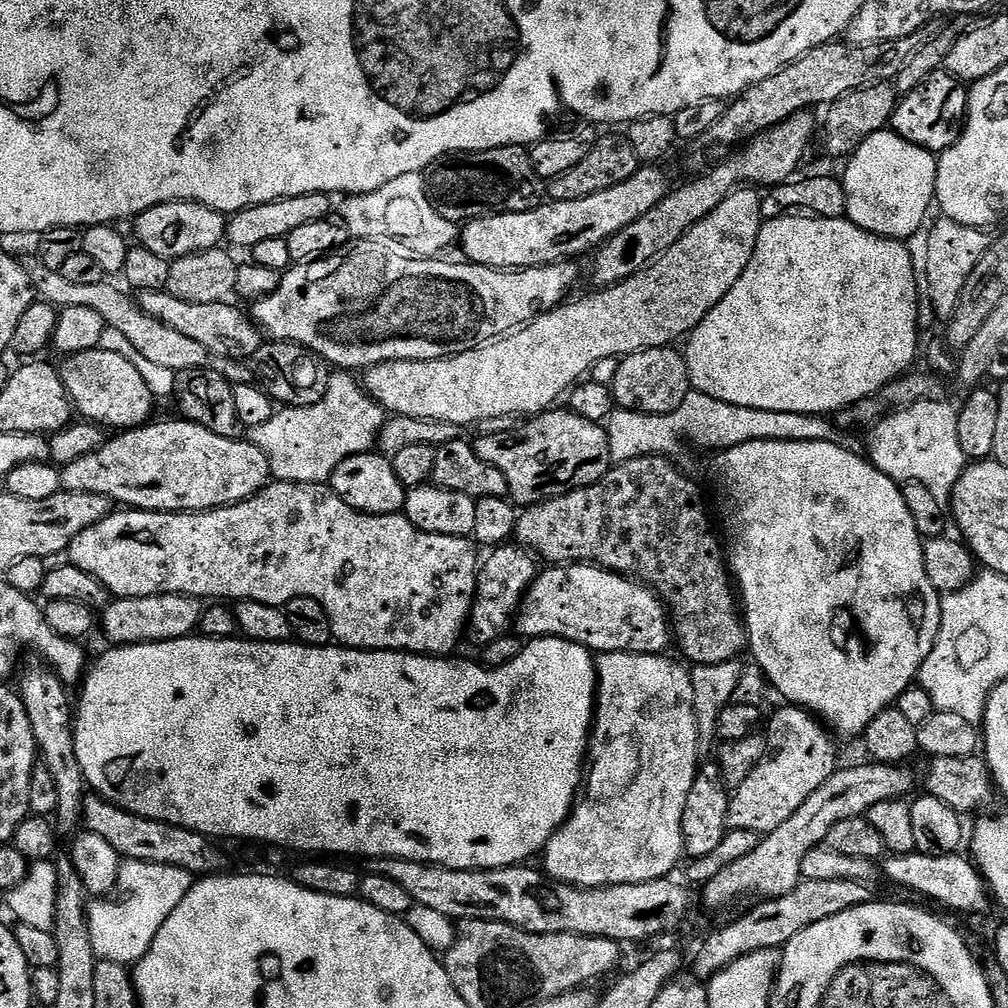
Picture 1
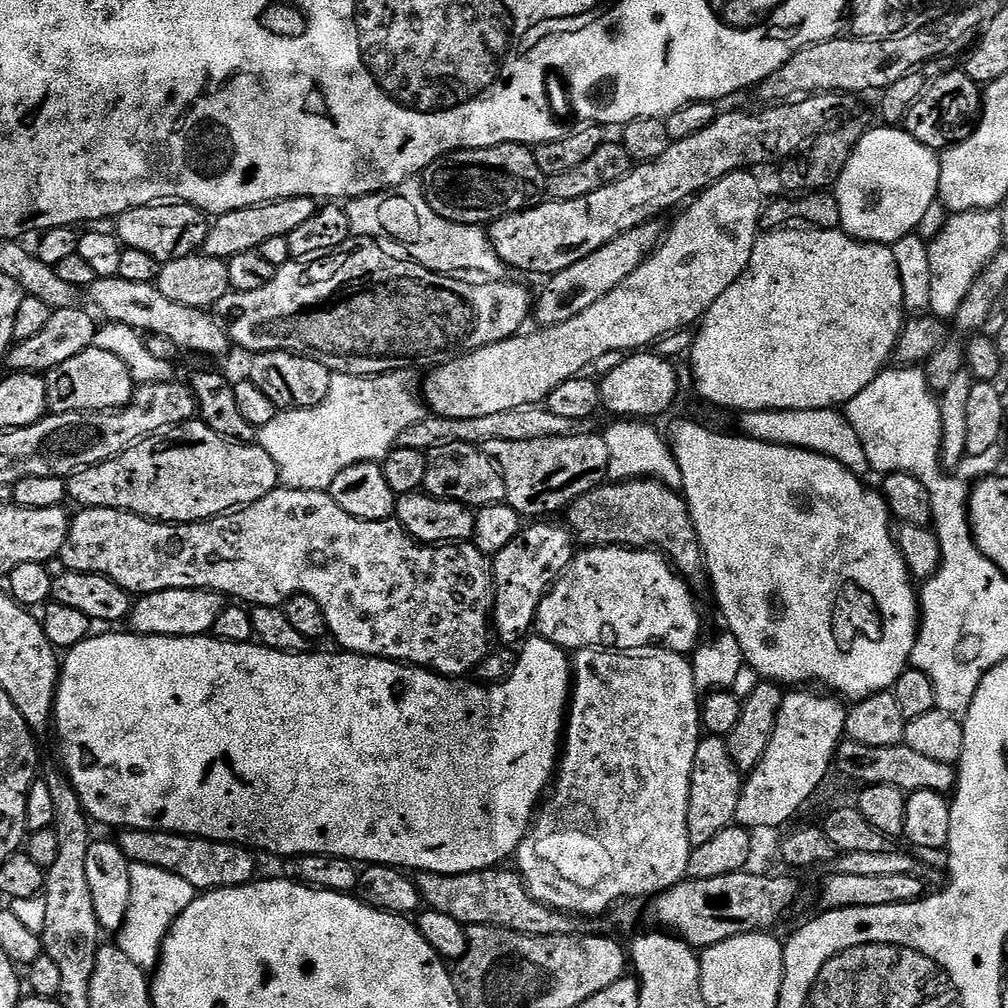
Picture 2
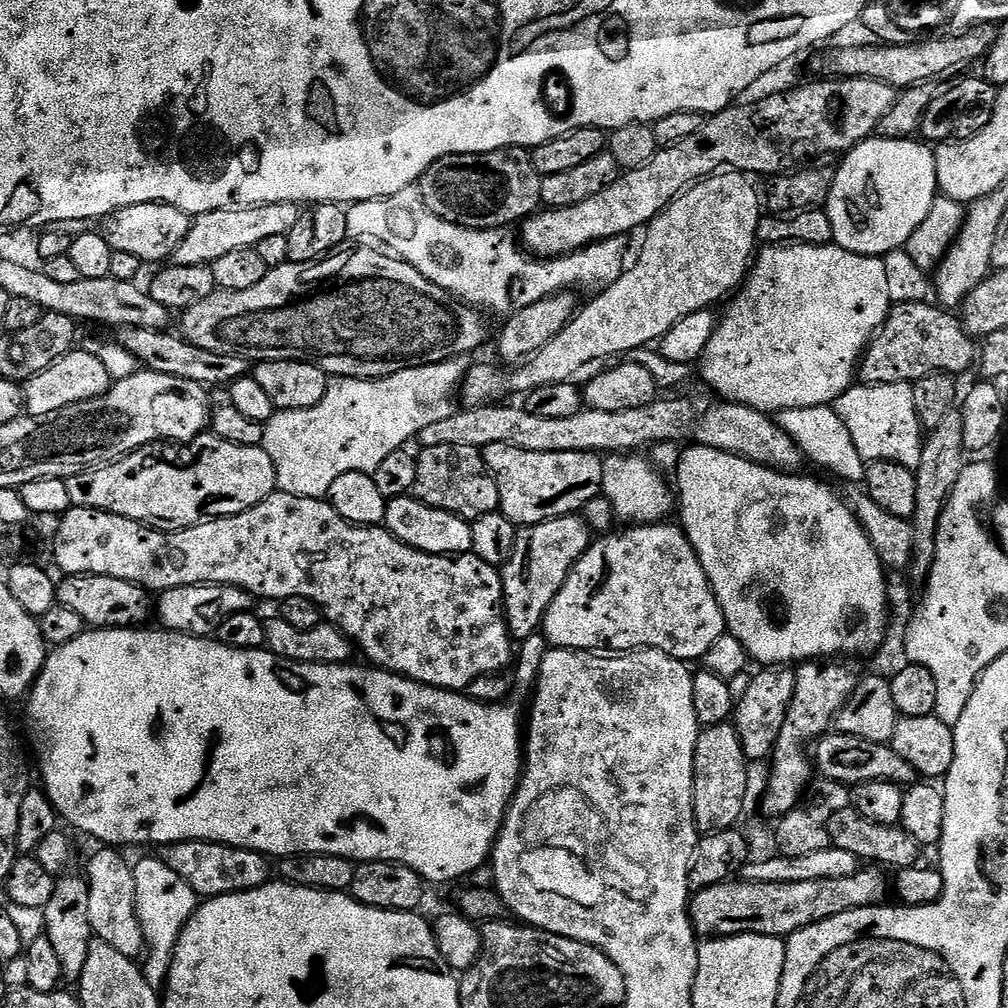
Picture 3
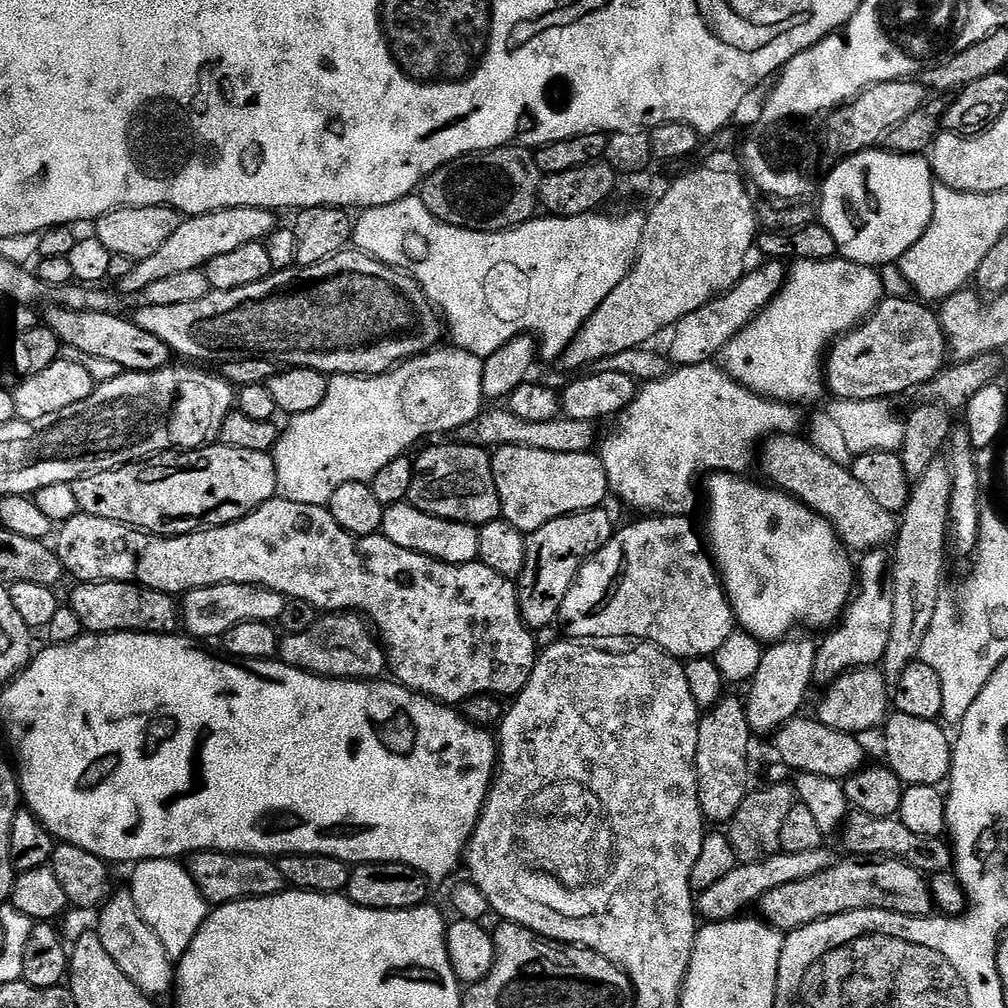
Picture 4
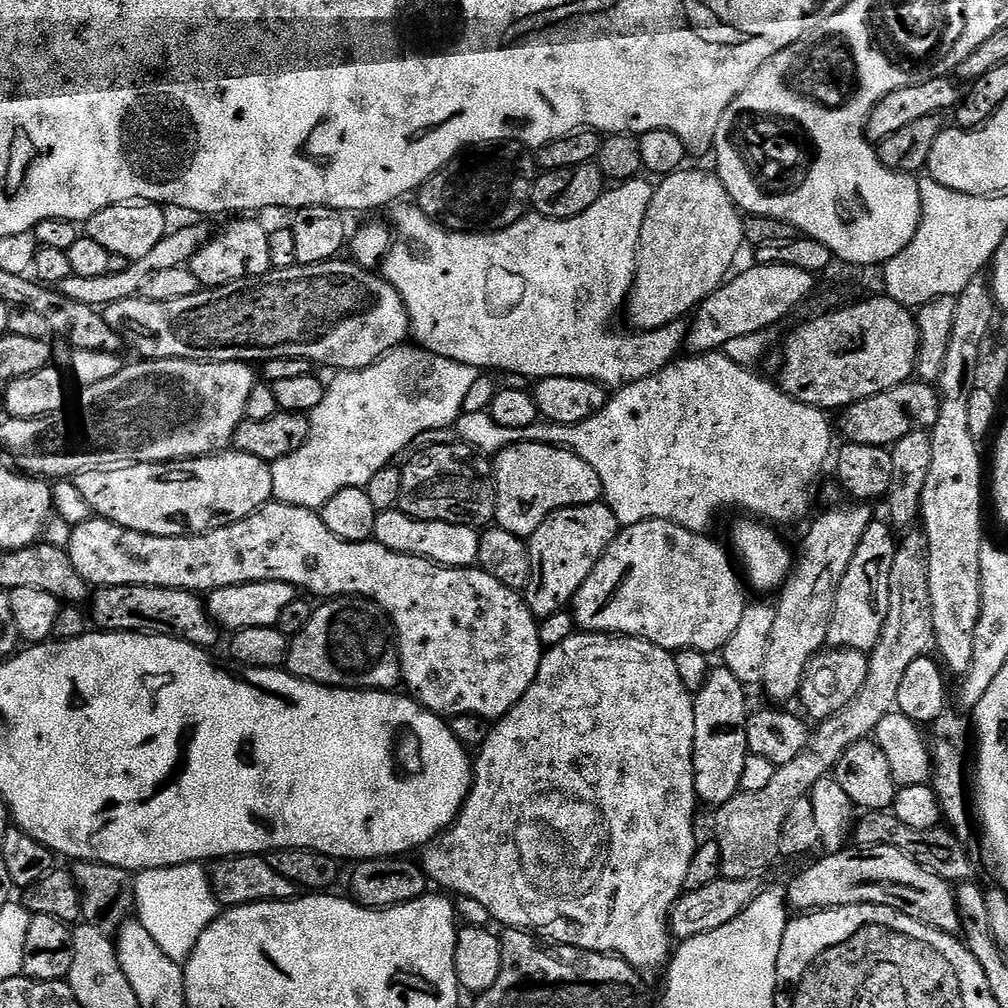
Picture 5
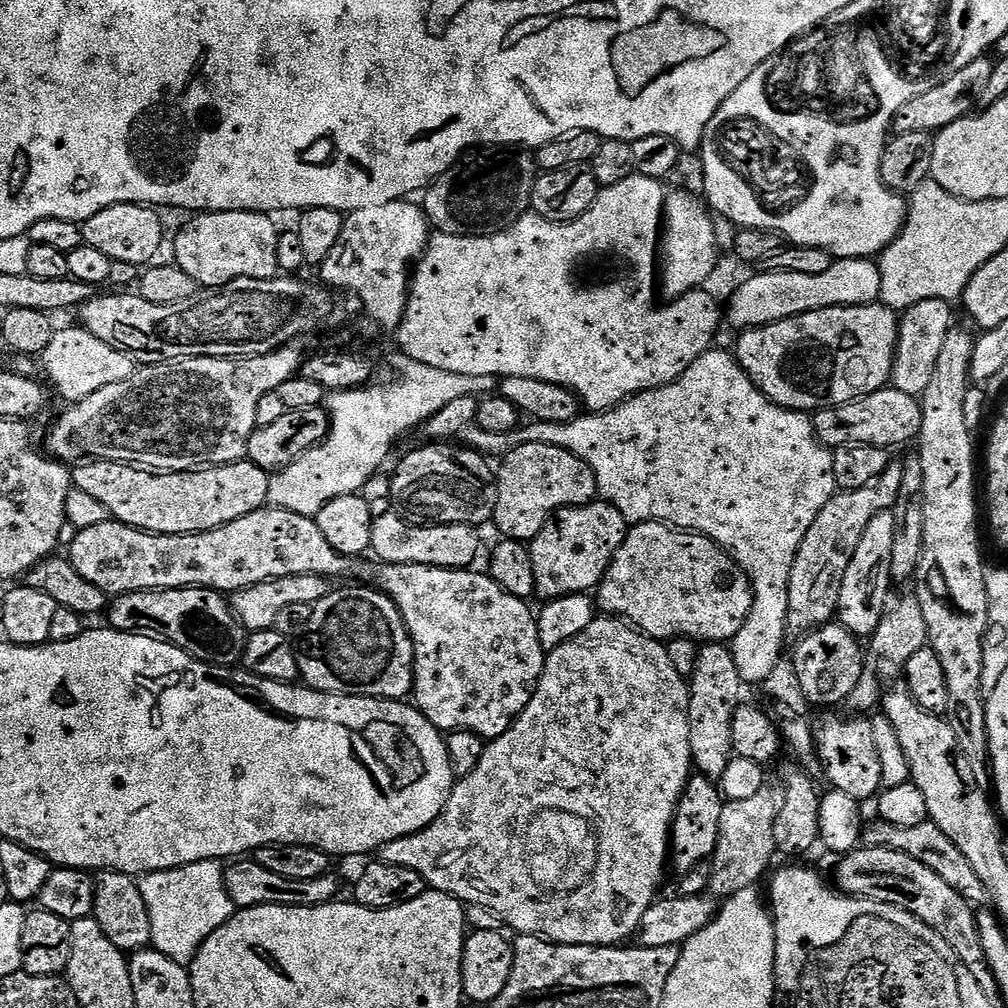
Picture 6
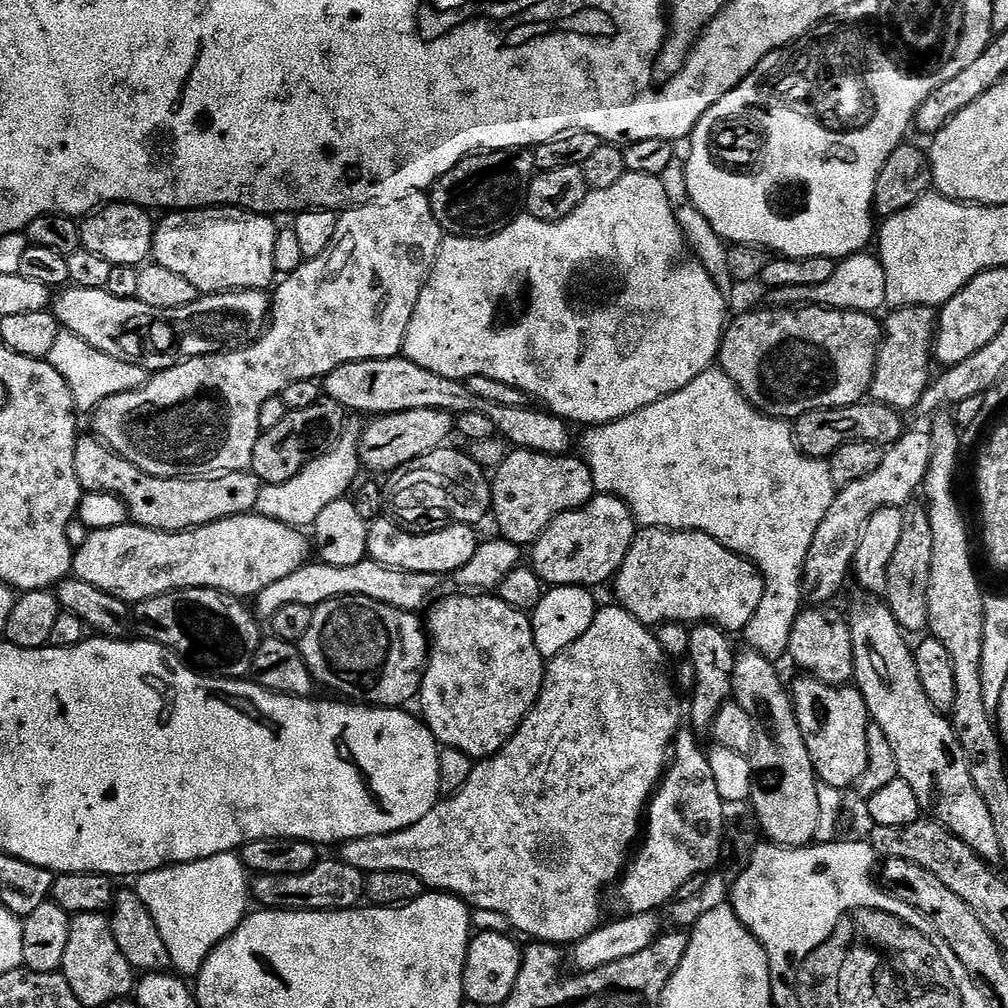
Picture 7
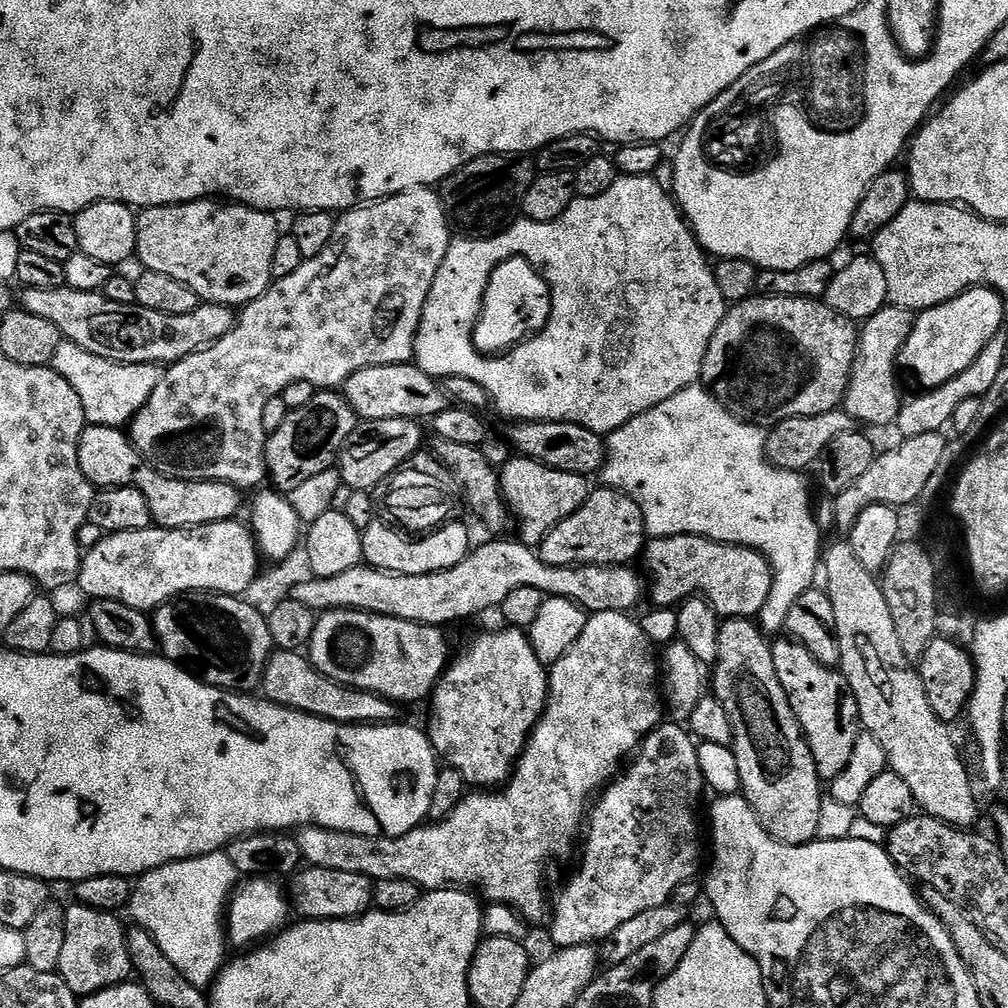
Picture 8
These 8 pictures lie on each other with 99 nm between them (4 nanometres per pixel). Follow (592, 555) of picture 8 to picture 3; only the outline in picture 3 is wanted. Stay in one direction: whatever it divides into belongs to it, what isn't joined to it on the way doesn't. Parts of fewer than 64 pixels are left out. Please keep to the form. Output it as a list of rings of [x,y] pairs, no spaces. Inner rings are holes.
[[[583,515],[559,516],[541,524],[529,524],[521,527],[516,534],[514,555],[502,566],[500,581],[504,587],[504,616],[508,620],[508,635],[513,641],[523,642],[541,631],[546,610],[554,602],[554,594],[562,590],[570,570],[580,561],[590,543],[590,529]]]

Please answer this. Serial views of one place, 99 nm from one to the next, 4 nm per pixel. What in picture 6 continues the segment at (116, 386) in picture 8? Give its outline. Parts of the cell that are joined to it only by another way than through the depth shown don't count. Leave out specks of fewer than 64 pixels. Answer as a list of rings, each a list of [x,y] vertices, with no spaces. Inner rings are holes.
[[[77,328],[57,331],[42,354],[44,372],[49,380],[47,383],[52,383],[60,391],[61,398],[67,402],[79,402],[103,393],[103,388],[114,383],[124,372],[125,357],[121,353],[101,346],[91,332]]]

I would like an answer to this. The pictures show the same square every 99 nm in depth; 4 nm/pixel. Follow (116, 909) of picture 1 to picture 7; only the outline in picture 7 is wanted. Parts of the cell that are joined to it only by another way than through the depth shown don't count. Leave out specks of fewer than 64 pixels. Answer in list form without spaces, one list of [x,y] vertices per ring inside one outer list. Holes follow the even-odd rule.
[[[236,852],[214,854],[214,858],[195,860],[189,864],[170,864],[167,868],[147,872],[135,877],[134,891],[138,898],[142,898],[146,910],[150,910],[150,918],[154,918],[158,934],[162,934],[162,942],[166,942],[166,950],[170,950],[172,968],[184,978],[200,975],[202,966],[212,951],[231,932],[238,930],[250,911],[250,876]]]

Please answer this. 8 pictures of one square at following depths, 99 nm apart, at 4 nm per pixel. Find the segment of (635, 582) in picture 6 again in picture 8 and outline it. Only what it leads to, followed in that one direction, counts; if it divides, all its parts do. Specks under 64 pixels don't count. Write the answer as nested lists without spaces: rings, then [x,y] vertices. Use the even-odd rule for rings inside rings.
[[[662,536],[647,541],[642,553],[643,560],[650,600],[652,596],[651,603],[656,606],[679,606],[692,596],[703,596],[722,618],[756,618],[759,617],[762,606],[766,606],[766,598],[770,598],[772,568],[768,559],[752,548],[719,544],[701,536]]]

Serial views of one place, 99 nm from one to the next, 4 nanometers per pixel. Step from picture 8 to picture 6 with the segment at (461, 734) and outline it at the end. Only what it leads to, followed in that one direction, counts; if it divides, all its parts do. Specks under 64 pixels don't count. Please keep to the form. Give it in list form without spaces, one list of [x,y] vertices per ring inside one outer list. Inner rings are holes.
[[[381,563],[379,567],[375,587],[400,607],[414,642],[412,691],[415,707],[444,734],[468,729],[488,742],[506,734],[522,710],[526,710],[544,669],[546,651],[539,642],[537,617],[528,609],[529,601],[519,600],[502,590],[502,586],[483,571],[425,564]]]

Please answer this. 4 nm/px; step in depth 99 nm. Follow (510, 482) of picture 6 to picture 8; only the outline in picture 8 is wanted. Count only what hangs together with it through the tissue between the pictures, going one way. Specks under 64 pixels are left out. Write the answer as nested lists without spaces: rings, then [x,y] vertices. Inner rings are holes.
[[[515,458],[505,468],[499,469],[500,490],[504,494],[504,503],[514,517],[514,524],[520,527],[518,539],[529,546],[539,546],[570,514],[574,514],[586,502],[590,491],[589,477],[570,474],[566,470],[554,470],[545,464],[539,464],[527,458]]]

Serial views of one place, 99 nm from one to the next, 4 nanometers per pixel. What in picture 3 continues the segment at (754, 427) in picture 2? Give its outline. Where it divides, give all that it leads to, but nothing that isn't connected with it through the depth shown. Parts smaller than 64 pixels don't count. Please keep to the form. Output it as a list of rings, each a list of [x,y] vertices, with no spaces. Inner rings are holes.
[[[823,404],[783,408],[778,413],[778,423],[782,430],[786,430],[786,434],[790,434],[790,438],[794,438],[796,448],[805,461],[813,460],[818,467],[833,472],[848,484],[859,485],[863,481],[866,462],[862,454],[858,454],[858,446],[854,446],[854,438],[850,438],[850,430],[846,430],[846,422],[842,422],[835,407]]]

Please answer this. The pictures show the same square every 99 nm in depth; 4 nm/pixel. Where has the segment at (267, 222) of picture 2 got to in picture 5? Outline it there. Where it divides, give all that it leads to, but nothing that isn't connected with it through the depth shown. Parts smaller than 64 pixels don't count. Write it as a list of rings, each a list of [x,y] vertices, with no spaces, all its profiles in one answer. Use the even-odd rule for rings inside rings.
[[[188,224],[185,228],[169,231],[167,236],[162,238],[162,242],[158,242],[158,246],[154,246],[154,250],[150,250],[150,254],[146,254],[146,258],[131,261],[121,272],[110,270],[106,274],[102,274],[98,278],[82,278],[81,276],[71,276],[66,278],[58,285],[58,290],[66,298],[72,298],[74,302],[82,302],[91,308],[99,308],[101,310],[109,308],[114,302],[122,302],[123,300],[135,300],[144,291],[144,285],[148,280],[164,270],[174,270],[191,265],[194,254],[198,254],[198,250],[203,244],[207,244],[210,239],[210,231],[204,224]]]

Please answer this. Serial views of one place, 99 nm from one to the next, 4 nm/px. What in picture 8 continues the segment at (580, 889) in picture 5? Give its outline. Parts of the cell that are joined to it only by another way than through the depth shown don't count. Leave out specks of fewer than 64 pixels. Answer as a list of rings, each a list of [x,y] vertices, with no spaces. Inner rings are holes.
[[[593,612],[589,615],[585,629],[582,630],[577,641],[569,646],[568,652],[556,664],[551,665],[548,673],[548,705],[544,707],[540,721],[536,724],[532,737],[528,739],[524,753],[517,760],[511,776],[508,777],[507,784],[499,790],[473,791],[473,796],[472,793],[465,795],[464,801],[445,820],[425,823],[423,826],[410,830],[401,836],[359,836],[358,834],[339,832],[329,828],[301,828],[295,833],[295,838],[300,847],[303,863],[314,868],[350,870],[350,874],[366,874],[373,882],[386,878],[406,878],[415,884],[419,884],[424,890],[463,886],[465,889],[475,890],[485,901],[493,904],[504,904],[507,908],[514,909],[517,916],[525,921],[540,920],[543,916],[545,919],[550,912],[550,892],[548,896],[547,890],[544,889],[544,871],[547,870],[548,863],[551,860],[566,859],[571,854],[572,847],[575,844],[577,847],[582,836],[582,821],[590,812],[590,801],[597,793],[607,788],[611,781],[616,779],[622,765],[639,749],[644,737],[650,735],[666,716],[666,705],[662,699],[661,689],[658,687],[662,672],[658,667],[657,649],[650,642],[650,638],[646,638],[646,634],[640,629],[639,623],[635,619],[631,620],[632,618],[631,615],[622,612]]]

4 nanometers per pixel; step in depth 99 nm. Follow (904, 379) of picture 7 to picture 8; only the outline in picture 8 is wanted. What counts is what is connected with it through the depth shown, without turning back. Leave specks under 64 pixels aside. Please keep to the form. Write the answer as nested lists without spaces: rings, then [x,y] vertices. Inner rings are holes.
[[[886,306],[878,310],[878,314],[863,321],[859,329],[860,345],[842,405],[843,411],[857,425],[867,426],[869,429],[895,425],[902,403],[900,380],[896,377],[896,372],[898,373],[902,350],[916,329],[916,317],[917,313],[913,309]]]

